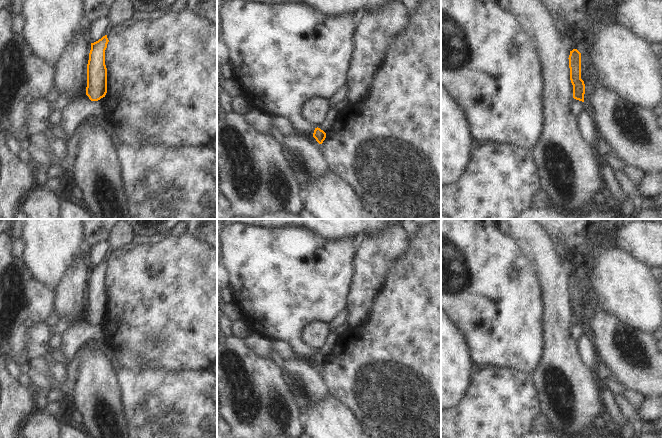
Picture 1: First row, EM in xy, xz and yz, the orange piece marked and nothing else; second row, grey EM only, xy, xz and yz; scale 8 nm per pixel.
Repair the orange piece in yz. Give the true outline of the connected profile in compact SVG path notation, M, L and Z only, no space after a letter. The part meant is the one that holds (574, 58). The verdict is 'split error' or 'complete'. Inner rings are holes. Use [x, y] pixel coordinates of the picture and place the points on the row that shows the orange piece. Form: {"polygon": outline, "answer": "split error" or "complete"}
{"polygon": "M577 49L569 55L570 80L573 85L573 98L584 102L585 84L581 79L581 53Z", "answer": "complete"}

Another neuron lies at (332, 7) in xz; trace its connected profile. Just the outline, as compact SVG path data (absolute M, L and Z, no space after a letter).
M250 0L253 2L264 2L267 4L276 4L282 2L304 2L310 4L323 13L329 15L338 15L348 12L357 12L362 14L364 9L372 7L383 7L388 0Z

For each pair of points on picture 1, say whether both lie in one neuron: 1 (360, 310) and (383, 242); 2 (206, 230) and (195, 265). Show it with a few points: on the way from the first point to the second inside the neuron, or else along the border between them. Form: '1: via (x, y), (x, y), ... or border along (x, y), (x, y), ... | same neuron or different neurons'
1: via (365, 293), (374, 259) | same neuron
2: border along (187, 232), (206, 243) | different neurons

